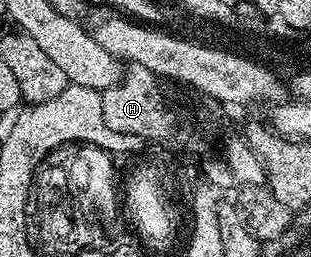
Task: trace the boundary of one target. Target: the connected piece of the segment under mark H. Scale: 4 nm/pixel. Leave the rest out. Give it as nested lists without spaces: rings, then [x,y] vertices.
[[[137,62],[127,63],[120,83],[109,87],[100,96],[102,116],[109,128],[114,132],[138,136],[152,144],[163,140],[176,126],[178,114],[164,103],[164,94],[160,91],[160,86],[161,79],[157,78],[154,72],[150,72],[150,68],[142,68],[142,64]]]

